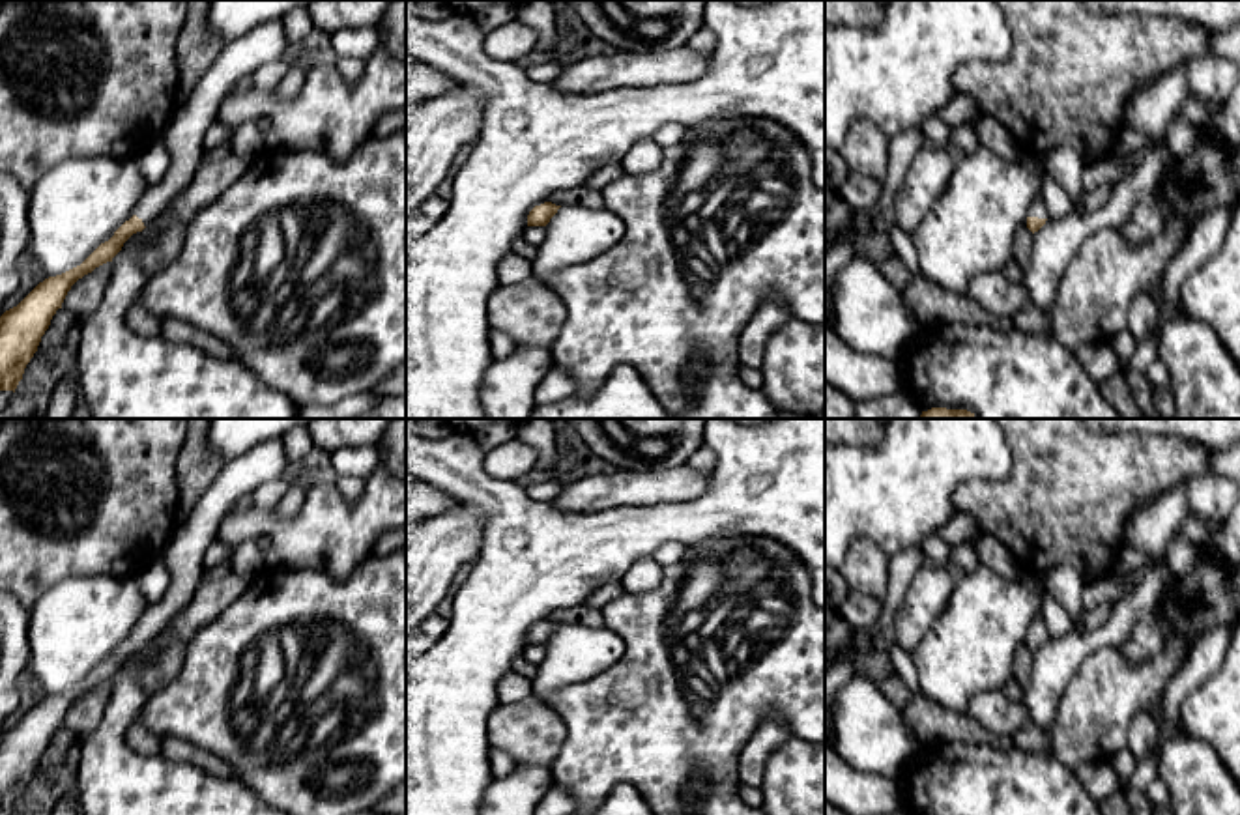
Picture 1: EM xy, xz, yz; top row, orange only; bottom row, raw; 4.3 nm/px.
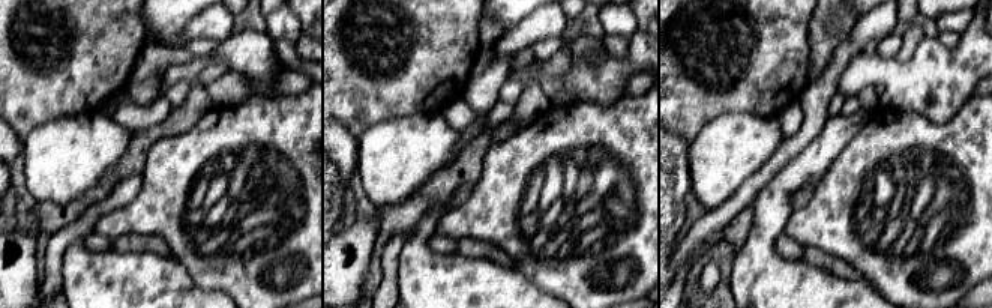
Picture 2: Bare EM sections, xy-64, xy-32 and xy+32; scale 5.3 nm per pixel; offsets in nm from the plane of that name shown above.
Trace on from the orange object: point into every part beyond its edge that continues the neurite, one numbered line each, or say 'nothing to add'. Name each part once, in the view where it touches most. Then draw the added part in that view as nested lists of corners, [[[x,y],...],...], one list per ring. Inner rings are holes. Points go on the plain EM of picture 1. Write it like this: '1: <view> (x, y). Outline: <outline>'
1: yz (1038, 627). Outline: [[[1042,617],[1032,621],[1029,636],[1049,637],[1047,636],[1047,626],[1045,626]]]

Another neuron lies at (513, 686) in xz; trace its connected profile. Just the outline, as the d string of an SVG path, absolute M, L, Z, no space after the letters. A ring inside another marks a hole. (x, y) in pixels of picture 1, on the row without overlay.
M509 671L497 684L497 699L501 705L526 701L533 695L531 679L516 671Z

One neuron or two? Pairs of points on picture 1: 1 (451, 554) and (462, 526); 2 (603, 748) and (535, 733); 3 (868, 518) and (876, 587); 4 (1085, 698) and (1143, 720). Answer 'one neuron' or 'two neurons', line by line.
1: one neuron
2: two neurons
3: two neurons
4: two neurons

